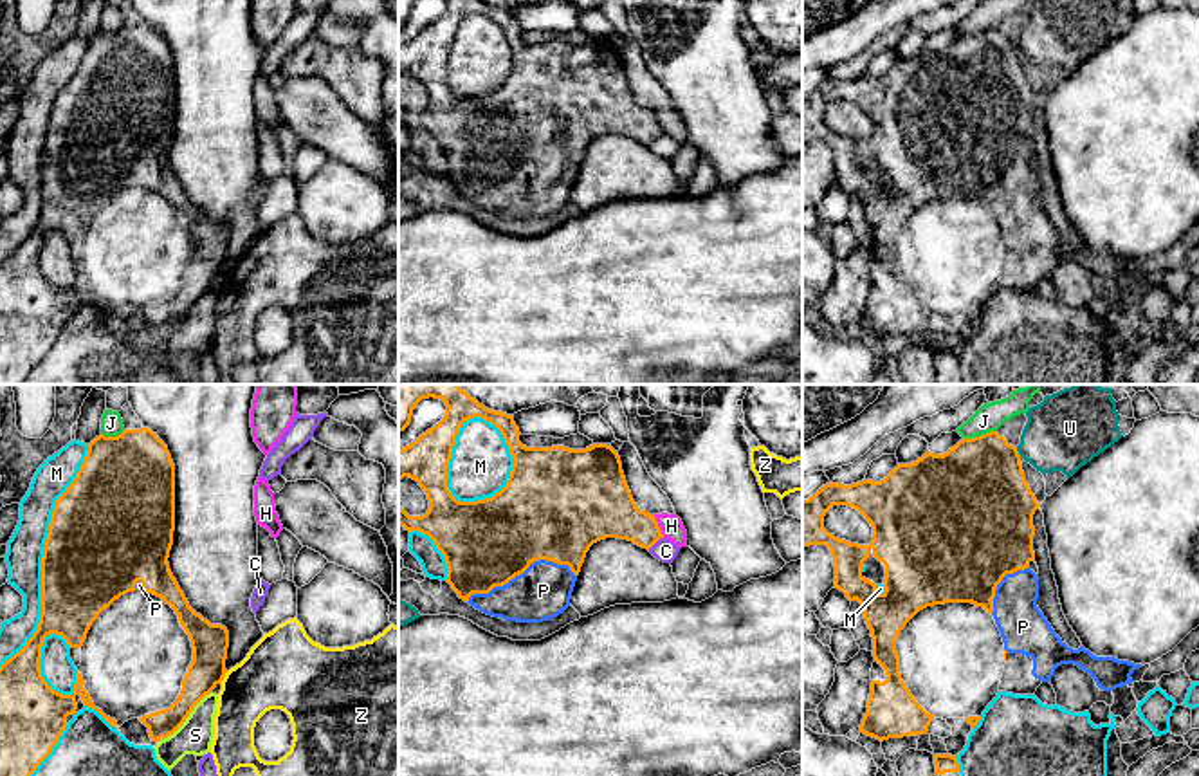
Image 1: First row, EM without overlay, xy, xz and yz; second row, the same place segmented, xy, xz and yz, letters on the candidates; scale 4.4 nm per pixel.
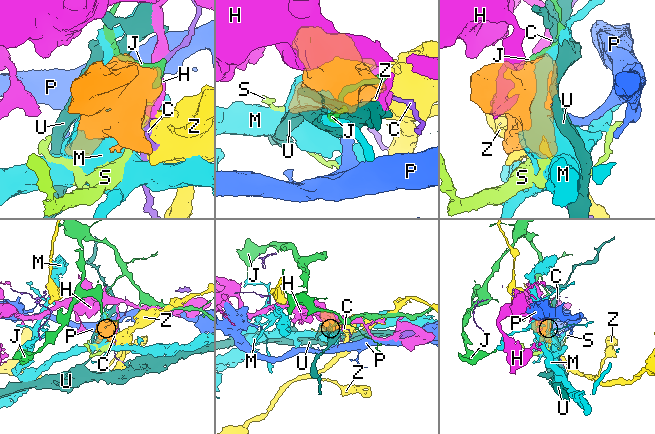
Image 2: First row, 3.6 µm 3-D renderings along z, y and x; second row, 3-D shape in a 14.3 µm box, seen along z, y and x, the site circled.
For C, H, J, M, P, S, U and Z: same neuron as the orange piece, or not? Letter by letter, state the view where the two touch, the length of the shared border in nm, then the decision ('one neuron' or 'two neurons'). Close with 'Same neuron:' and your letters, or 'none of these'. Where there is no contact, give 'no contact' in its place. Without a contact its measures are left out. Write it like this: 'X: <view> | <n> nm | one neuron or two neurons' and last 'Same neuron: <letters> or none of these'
C: xz | 90 nm | two neurons
H: xz | 120 nm | two neurons
J: yz | 160 nm | two neurons
M: xy | 1050 nm | two neurons
P: xz | 500 nm | one neuron
S: xy | 320 nm | two neurons
U: yz | 50 nm | two neurons
Z: xy | 60 nm | two neurons
Same neuron: P

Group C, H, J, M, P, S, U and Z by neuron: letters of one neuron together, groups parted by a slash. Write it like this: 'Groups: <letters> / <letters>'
Groups: C / H / J / M / P / S / U / Z

